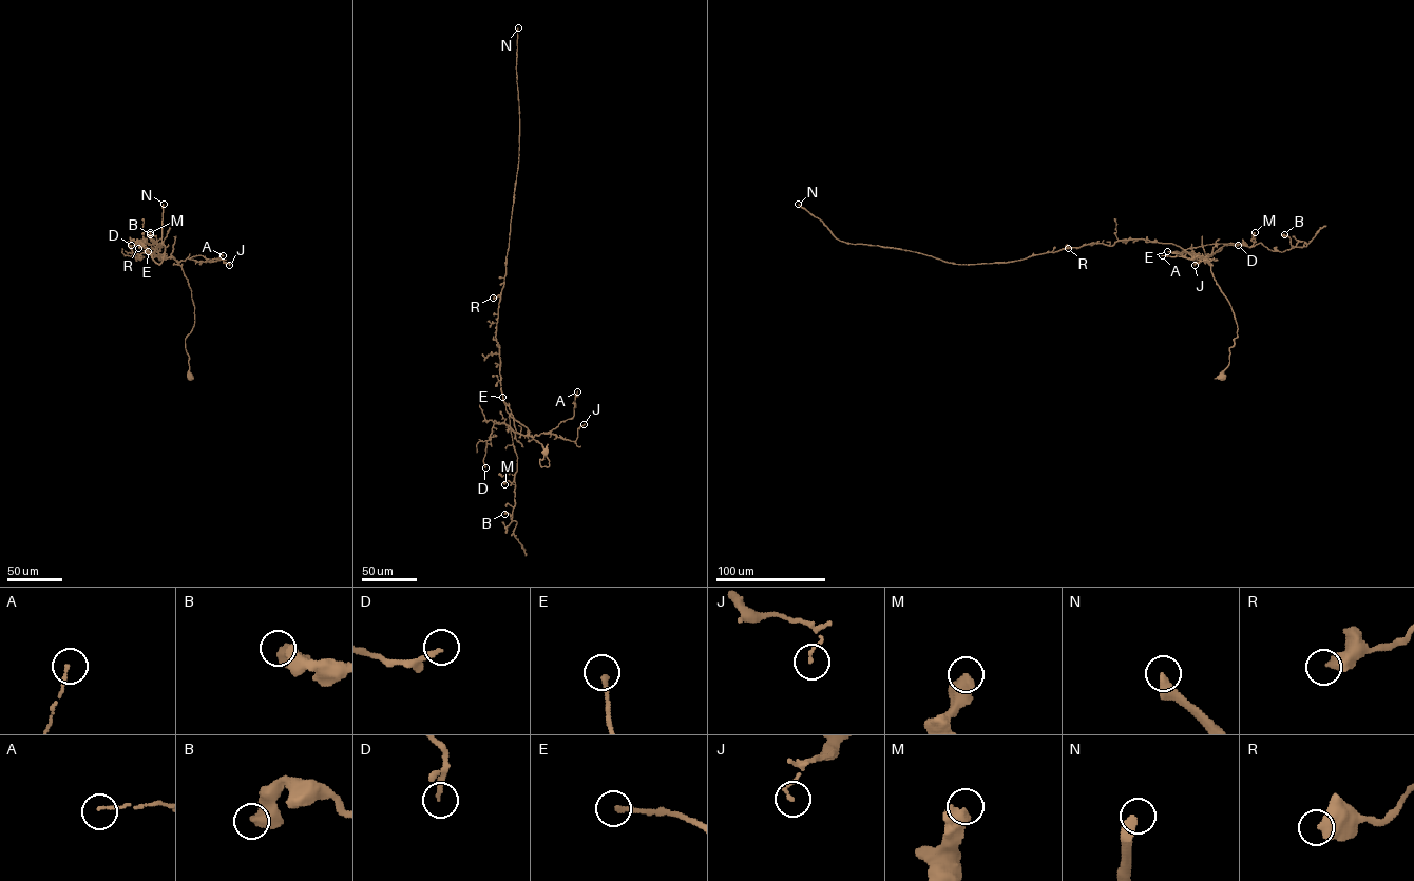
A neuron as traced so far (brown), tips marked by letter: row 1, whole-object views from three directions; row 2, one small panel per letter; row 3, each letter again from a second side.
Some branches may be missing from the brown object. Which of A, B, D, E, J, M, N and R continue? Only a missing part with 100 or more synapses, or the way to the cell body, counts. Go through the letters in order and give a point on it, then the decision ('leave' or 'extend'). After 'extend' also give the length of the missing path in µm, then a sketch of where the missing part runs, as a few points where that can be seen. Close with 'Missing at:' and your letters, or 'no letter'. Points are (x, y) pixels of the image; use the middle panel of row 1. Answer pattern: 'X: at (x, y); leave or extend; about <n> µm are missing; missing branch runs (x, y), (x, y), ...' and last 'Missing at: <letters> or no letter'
A: at (577, 391); leave
B: at (504, 514); leave
D: at (485, 467); leave
E: at (502, 397); leave
J: at (584, 424); leave
M: at (504, 484); leave
N: at (518, 27); extend; about 120 µm are missing
R: at (493, 298); leave
Missing at: N

